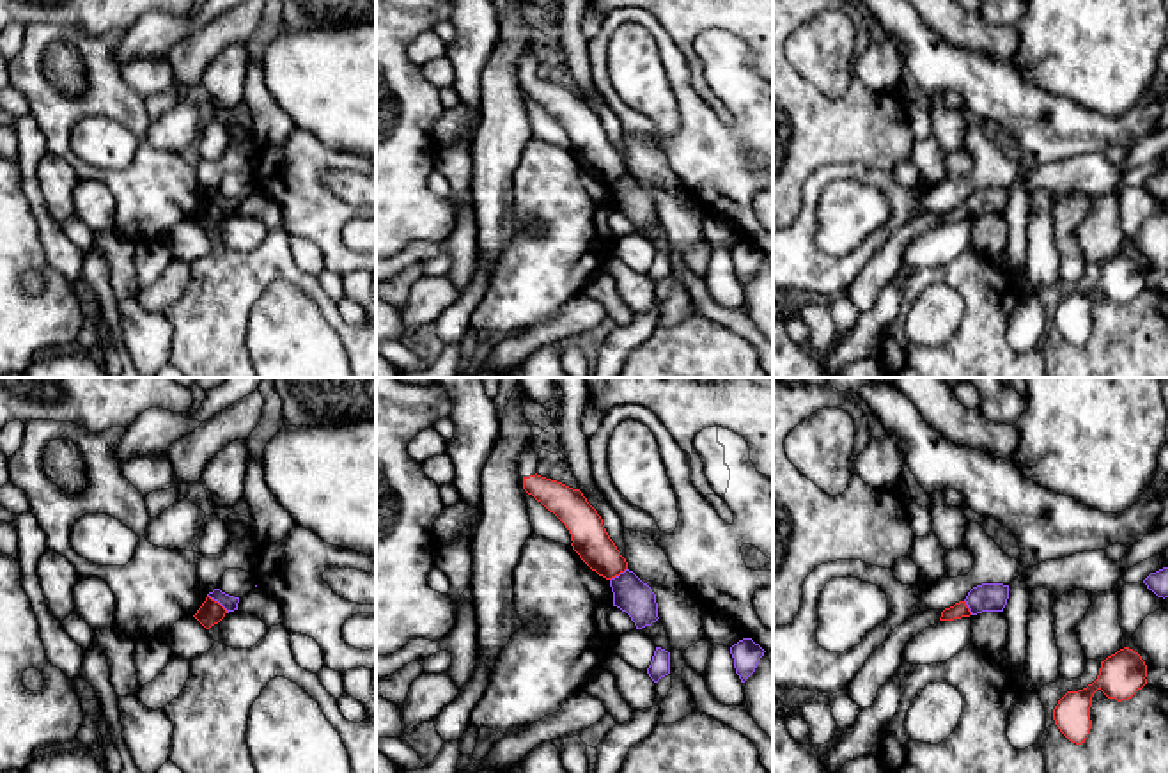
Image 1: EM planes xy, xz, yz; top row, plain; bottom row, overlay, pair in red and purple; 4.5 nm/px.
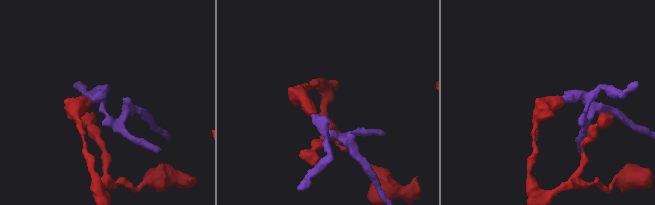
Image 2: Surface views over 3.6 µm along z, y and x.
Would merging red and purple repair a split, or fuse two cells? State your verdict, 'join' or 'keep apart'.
keep apart

